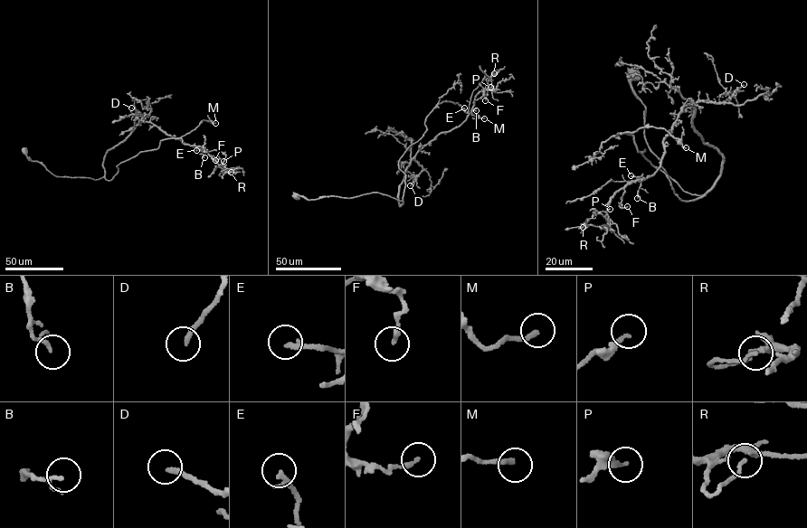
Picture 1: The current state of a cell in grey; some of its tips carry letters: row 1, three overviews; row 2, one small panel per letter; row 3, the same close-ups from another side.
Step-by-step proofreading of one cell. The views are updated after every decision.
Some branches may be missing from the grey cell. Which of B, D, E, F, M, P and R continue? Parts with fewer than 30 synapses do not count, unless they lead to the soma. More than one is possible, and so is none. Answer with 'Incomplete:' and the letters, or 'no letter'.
Incomplete: M

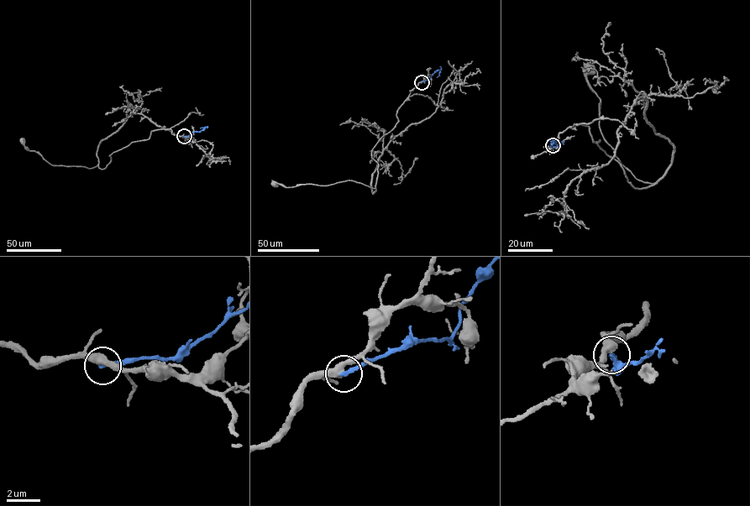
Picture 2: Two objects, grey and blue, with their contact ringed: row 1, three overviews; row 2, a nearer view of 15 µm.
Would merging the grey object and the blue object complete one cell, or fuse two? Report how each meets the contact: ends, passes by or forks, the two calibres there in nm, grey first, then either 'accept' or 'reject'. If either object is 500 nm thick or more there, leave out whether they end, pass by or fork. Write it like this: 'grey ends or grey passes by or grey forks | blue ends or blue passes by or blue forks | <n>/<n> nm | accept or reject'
grey passes by | blue ends | 440/240 nm | reject

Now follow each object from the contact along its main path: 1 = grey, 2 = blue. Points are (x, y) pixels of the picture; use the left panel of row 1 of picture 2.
1: (184, 136), (170, 129), (156, 129), (148, 138), (111, 154), (111, 161), (102, 169), (52, 165), (22, 140)
2: (184, 136), (200, 128)

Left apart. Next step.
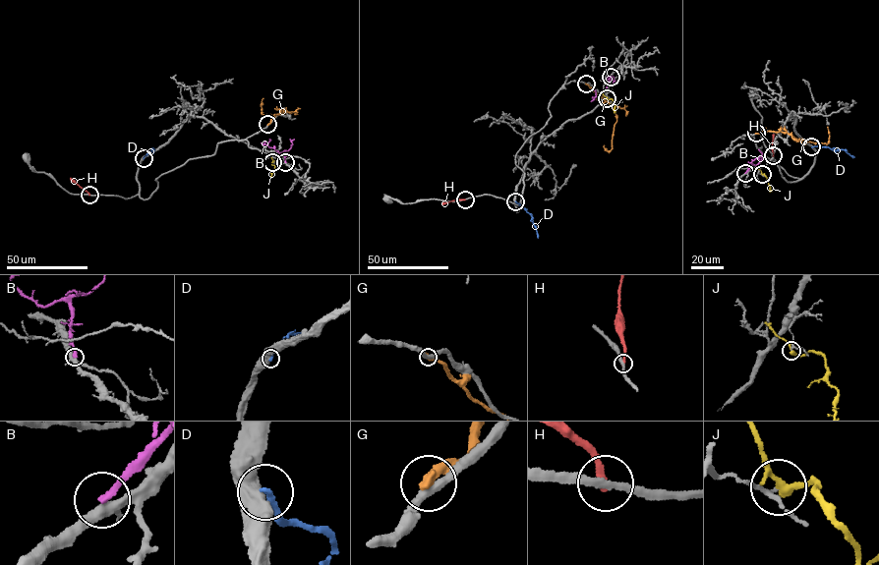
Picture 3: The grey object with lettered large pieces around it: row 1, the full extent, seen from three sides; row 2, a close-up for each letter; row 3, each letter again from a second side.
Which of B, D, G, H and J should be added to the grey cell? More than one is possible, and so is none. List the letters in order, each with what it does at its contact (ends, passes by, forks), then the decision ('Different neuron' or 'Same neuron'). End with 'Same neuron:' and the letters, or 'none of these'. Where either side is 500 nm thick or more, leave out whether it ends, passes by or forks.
B: It ends there. Different neuron
D: Different neuron
G: It ends there. Different neuron
H: It ends there. Different neuron
J: It passes by. Different neuron
Same neuron: none of these

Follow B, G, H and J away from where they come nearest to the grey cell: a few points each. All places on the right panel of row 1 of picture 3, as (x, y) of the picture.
B: (745, 173), (762, 159), (759, 149)
G: (755, 134), (781, 131), (799, 140), (826, 143), (827, 127)
H: (773, 155), (774, 134)
J: (762, 174), (771, 191)

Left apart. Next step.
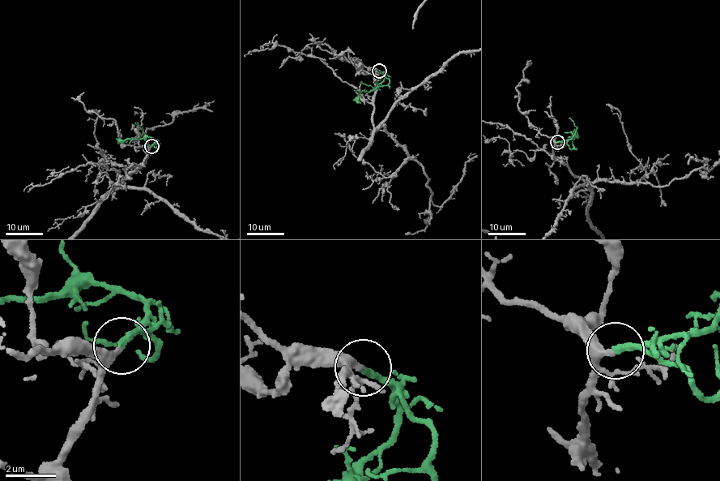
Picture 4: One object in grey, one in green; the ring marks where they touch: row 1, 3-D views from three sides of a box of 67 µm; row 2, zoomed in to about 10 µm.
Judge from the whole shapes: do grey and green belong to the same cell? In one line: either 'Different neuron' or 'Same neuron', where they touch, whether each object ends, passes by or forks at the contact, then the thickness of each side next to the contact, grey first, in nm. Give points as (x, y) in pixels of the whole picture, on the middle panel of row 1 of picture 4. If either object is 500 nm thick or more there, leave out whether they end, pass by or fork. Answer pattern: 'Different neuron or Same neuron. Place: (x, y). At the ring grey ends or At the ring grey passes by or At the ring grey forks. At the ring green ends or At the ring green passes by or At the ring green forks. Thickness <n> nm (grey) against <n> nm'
Same neuron. Place: (379, 70). At the ring grey ends. At the ring green ends. Thickness 300 nm (grey) against 280 nm

